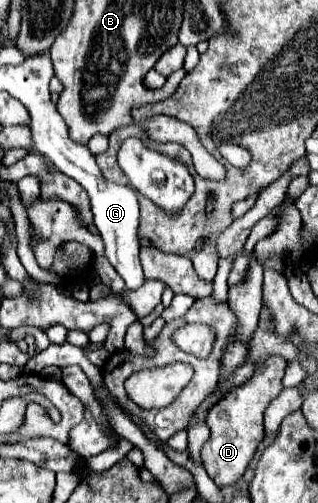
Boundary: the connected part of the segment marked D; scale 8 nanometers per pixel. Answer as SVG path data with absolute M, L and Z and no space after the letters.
M248 381L208 411L206 425L210 427L210 439L202 447L202 465L218 487L234 485L244 475L260 441L264 439L264 411L280 391L280 381Z

